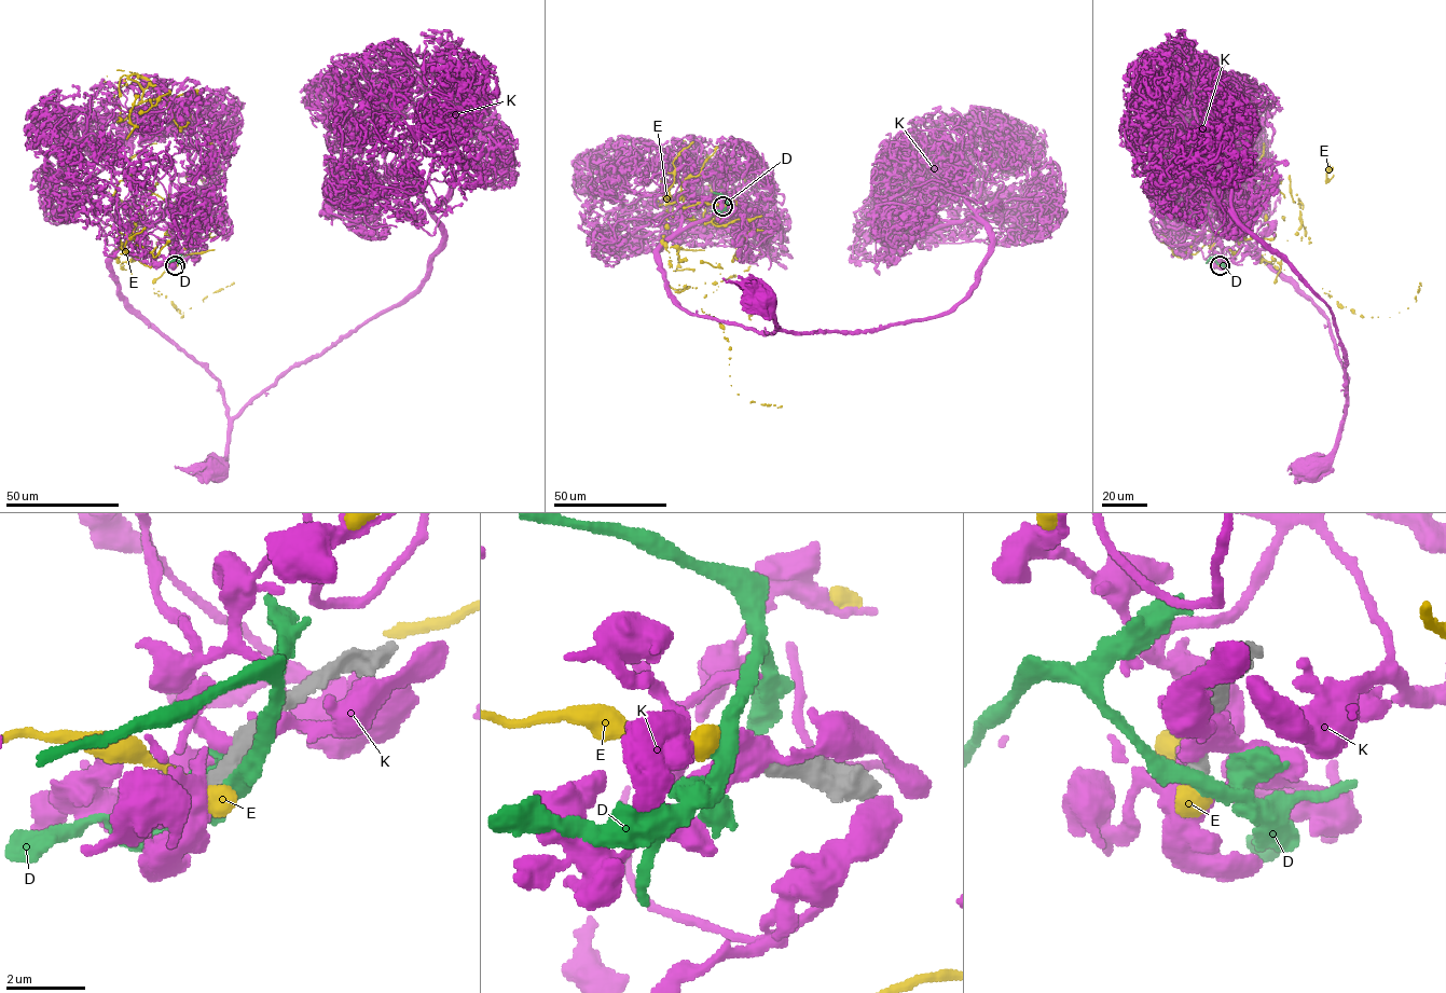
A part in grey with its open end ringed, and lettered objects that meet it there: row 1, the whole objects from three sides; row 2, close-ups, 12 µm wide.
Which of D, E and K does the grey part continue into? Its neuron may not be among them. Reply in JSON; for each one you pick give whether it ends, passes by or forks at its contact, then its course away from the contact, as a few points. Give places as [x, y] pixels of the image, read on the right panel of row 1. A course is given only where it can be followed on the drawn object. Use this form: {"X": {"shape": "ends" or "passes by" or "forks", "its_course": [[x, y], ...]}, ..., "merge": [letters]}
{"merge": []}

